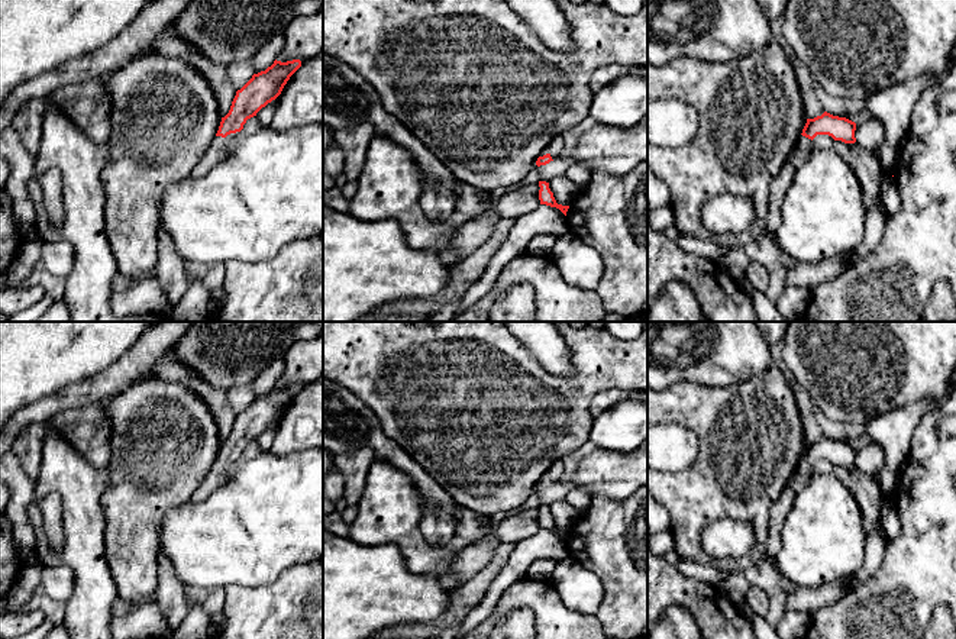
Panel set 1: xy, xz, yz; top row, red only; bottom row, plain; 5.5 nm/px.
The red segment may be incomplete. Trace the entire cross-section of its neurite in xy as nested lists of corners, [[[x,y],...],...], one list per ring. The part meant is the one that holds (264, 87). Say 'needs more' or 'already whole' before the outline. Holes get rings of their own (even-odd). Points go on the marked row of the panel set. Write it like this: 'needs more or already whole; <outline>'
needs more; [[[300,59],[287,62],[274,61],[265,71],[253,74],[252,78],[236,91],[229,113],[222,117],[219,130],[203,159],[191,171],[191,177],[206,175],[216,164],[226,158],[227,154],[240,139],[240,130],[248,119],[268,103],[275,100],[290,77],[301,67]]]

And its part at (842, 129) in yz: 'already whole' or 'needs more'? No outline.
needs more

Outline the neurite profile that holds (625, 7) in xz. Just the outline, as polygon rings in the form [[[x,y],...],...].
[[[605,0],[604,3],[611,12],[620,16],[634,16],[642,10],[643,0]]]

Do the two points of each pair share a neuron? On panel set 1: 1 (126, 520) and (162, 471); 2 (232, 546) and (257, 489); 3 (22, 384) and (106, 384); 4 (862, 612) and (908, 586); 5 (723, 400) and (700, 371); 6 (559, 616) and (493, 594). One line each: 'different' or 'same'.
1: same
2: same
3: different
4: same
5: different
6: different

